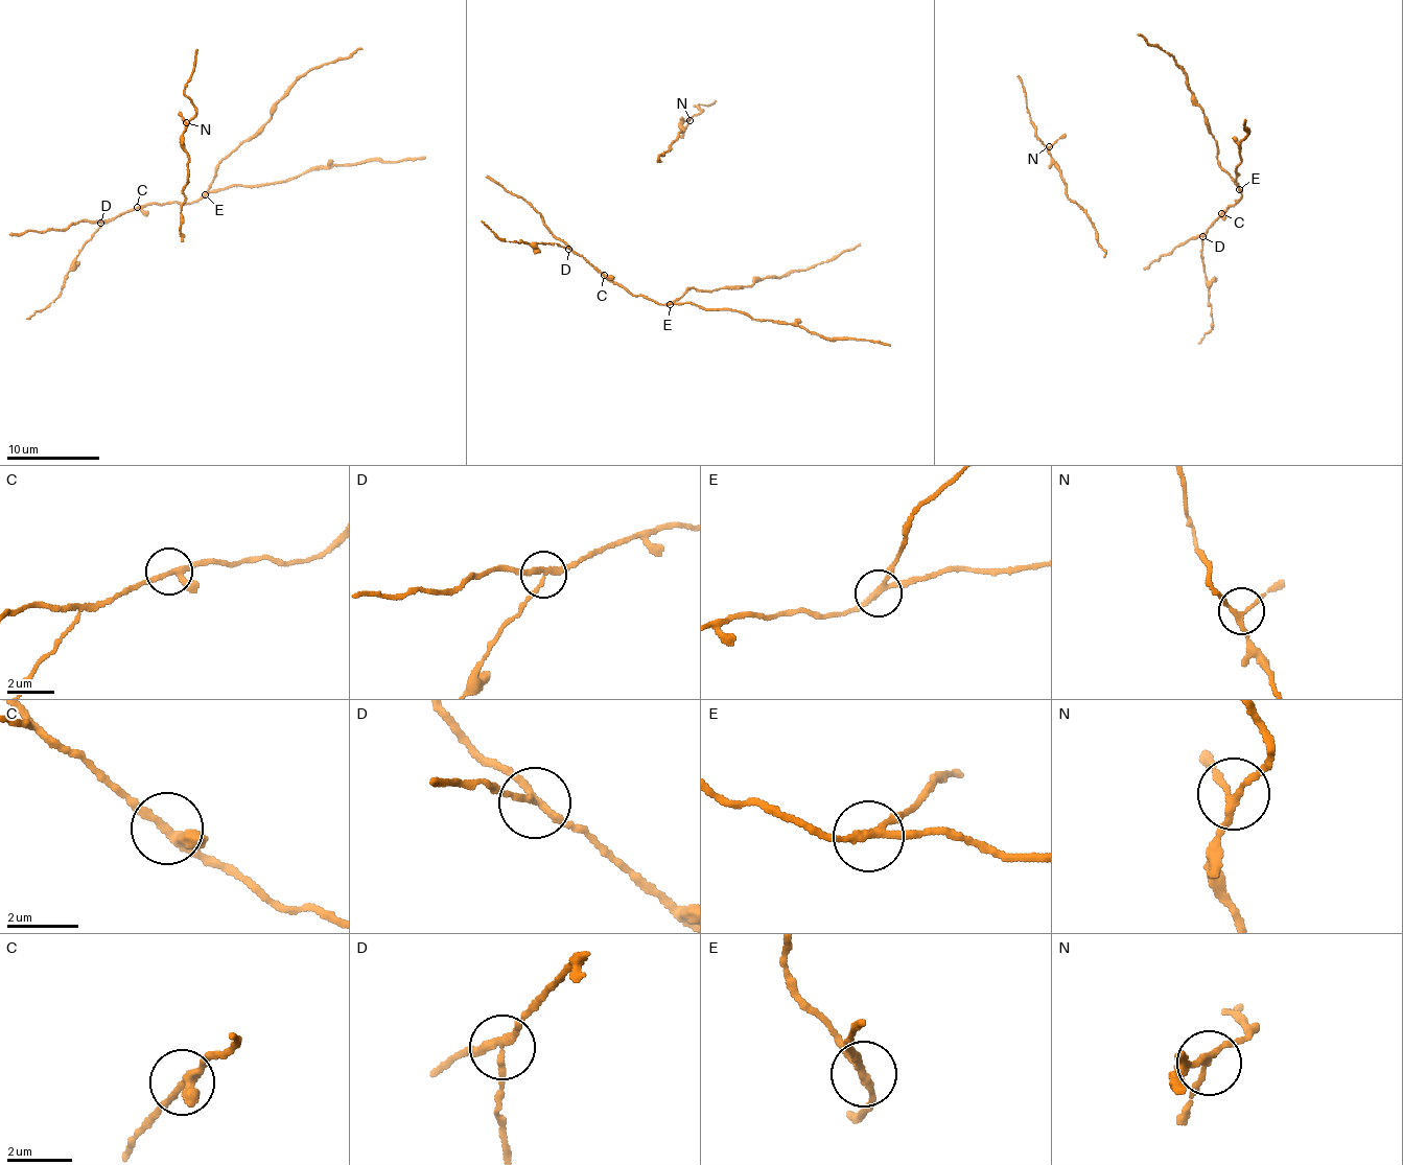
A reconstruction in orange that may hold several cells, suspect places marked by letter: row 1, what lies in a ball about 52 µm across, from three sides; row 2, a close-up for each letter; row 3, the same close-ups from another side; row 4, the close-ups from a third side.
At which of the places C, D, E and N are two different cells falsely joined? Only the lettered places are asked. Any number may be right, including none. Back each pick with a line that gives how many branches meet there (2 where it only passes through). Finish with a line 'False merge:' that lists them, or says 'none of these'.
D: 3 branches meet
E: 3 branches meet
False merge: D, E

